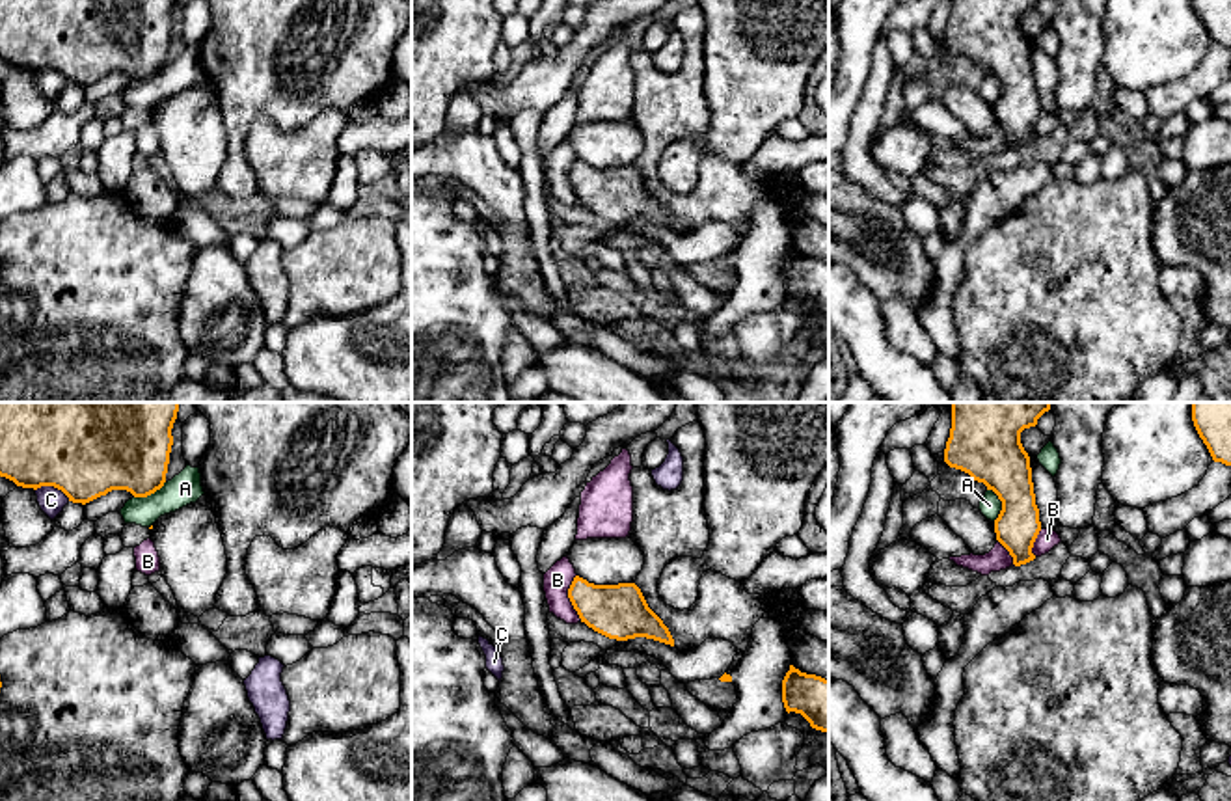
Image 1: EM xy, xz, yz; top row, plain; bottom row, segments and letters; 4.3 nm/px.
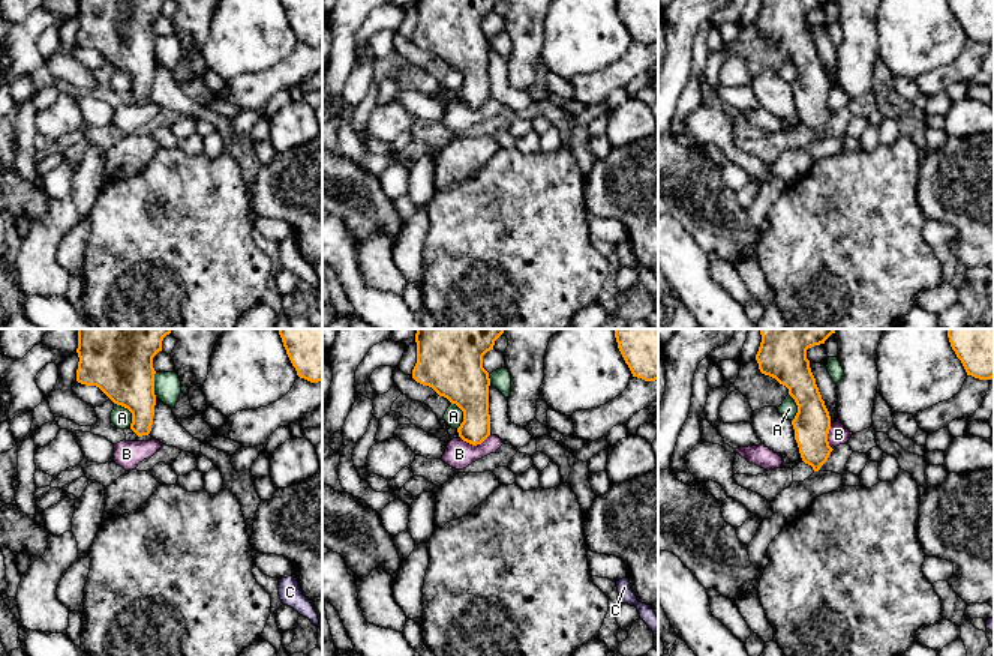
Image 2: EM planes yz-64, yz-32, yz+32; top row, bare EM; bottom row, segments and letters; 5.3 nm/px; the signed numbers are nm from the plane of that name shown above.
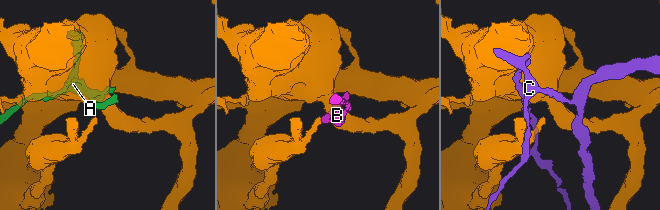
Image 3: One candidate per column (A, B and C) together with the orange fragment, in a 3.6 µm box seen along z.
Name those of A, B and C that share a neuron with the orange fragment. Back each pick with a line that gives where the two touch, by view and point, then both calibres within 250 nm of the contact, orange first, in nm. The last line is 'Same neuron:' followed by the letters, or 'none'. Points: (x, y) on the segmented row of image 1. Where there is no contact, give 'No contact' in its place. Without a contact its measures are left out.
Same neuron: none

